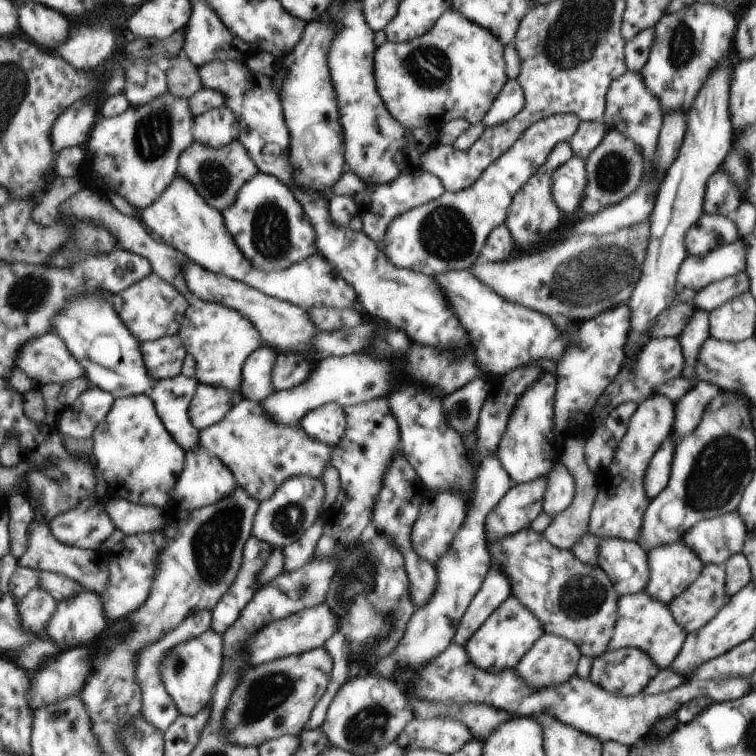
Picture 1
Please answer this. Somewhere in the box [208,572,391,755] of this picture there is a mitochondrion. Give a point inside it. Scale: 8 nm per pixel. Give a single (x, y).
(269, 693)

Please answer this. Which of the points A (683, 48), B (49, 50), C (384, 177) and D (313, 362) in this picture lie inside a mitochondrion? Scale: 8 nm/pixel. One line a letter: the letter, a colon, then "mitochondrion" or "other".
A: mitochondrion
B: other
C: other
D: other

